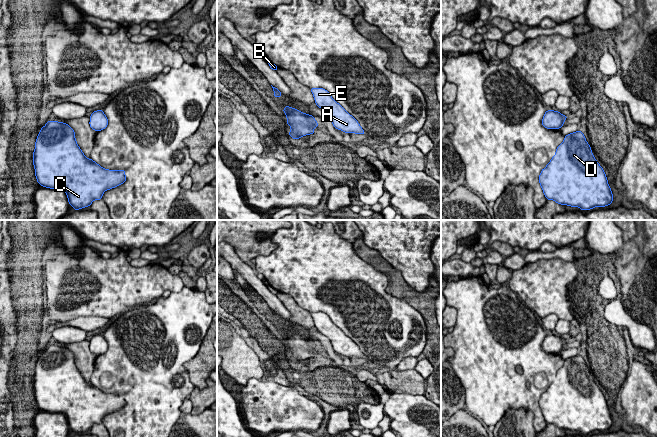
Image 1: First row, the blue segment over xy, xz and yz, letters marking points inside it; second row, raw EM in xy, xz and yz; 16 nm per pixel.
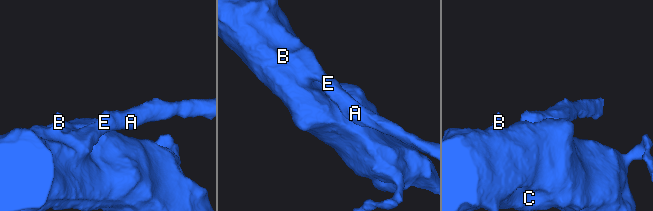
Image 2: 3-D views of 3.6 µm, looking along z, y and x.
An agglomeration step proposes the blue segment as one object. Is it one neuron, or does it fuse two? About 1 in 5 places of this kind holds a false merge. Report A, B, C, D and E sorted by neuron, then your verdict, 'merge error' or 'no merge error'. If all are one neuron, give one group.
groups A B C D E; no merge error

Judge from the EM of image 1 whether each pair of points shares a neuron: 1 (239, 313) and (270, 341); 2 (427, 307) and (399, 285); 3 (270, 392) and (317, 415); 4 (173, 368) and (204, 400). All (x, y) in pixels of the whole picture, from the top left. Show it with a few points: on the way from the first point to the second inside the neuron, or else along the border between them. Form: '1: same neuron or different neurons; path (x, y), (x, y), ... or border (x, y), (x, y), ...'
1: same neuron; path (247, 319), (262, 334)
2: same neuron; path (420, 300), (415, 299), (406, 292)
3: same neuron; path (282, 404), (290, 411), (305, 414)
4: different neurons; border (194, 386), (188, 396)

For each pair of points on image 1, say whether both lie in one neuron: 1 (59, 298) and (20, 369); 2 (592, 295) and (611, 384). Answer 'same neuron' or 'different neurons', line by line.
1: different neurons
2: same neuron

